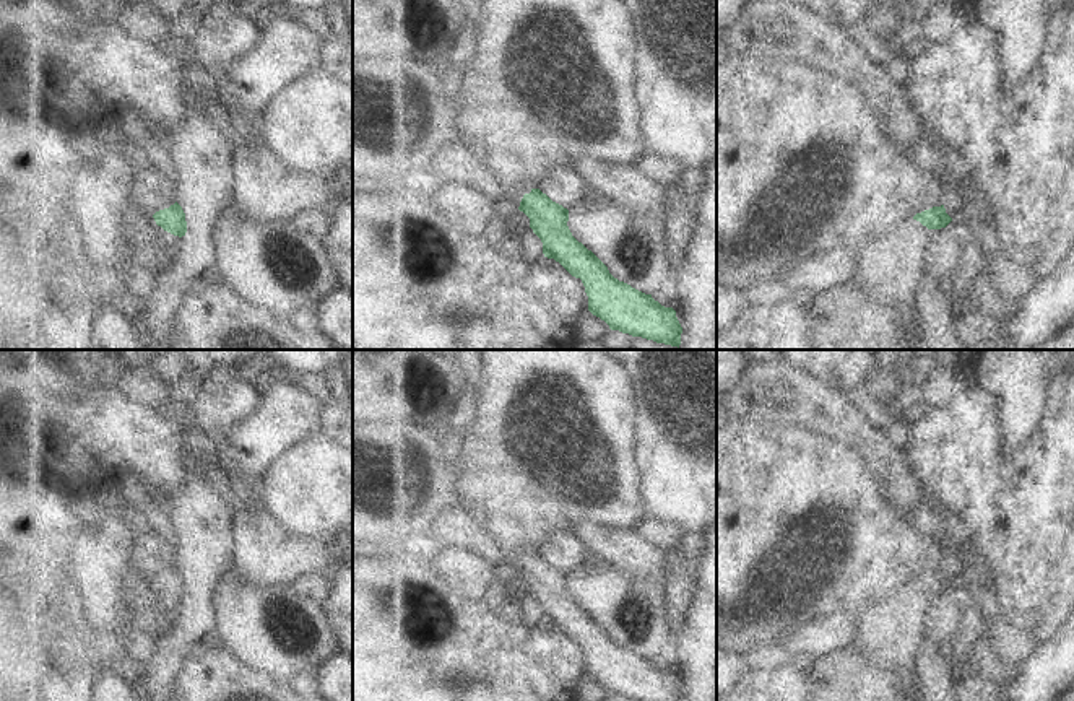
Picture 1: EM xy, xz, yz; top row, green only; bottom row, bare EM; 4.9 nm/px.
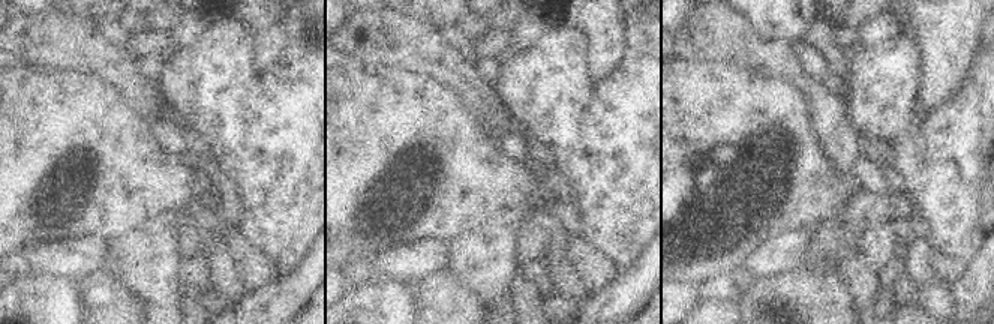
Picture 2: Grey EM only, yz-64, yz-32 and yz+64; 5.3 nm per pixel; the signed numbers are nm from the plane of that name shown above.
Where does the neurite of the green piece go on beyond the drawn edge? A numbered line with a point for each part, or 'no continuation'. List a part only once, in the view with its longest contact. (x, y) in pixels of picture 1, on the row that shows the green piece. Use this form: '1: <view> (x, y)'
no continuation

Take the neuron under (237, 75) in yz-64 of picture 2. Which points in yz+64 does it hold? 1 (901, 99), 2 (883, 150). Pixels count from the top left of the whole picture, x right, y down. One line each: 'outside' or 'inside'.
1: inside
2: outside

